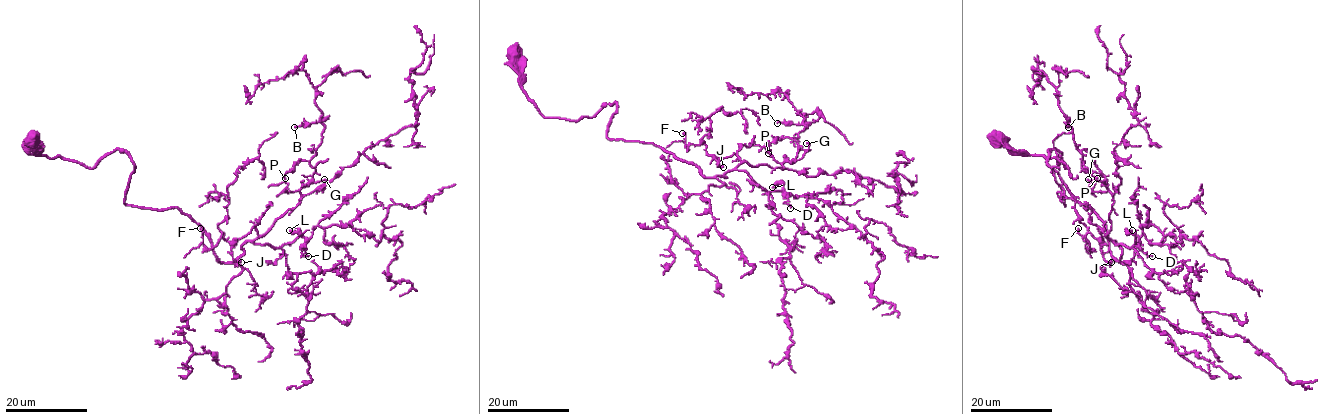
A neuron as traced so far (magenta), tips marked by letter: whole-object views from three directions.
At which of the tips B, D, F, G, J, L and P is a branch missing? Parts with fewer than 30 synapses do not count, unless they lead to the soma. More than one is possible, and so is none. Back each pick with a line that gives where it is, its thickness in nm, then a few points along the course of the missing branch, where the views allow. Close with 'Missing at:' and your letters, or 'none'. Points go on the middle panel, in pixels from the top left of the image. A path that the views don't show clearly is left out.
Missing at: none

